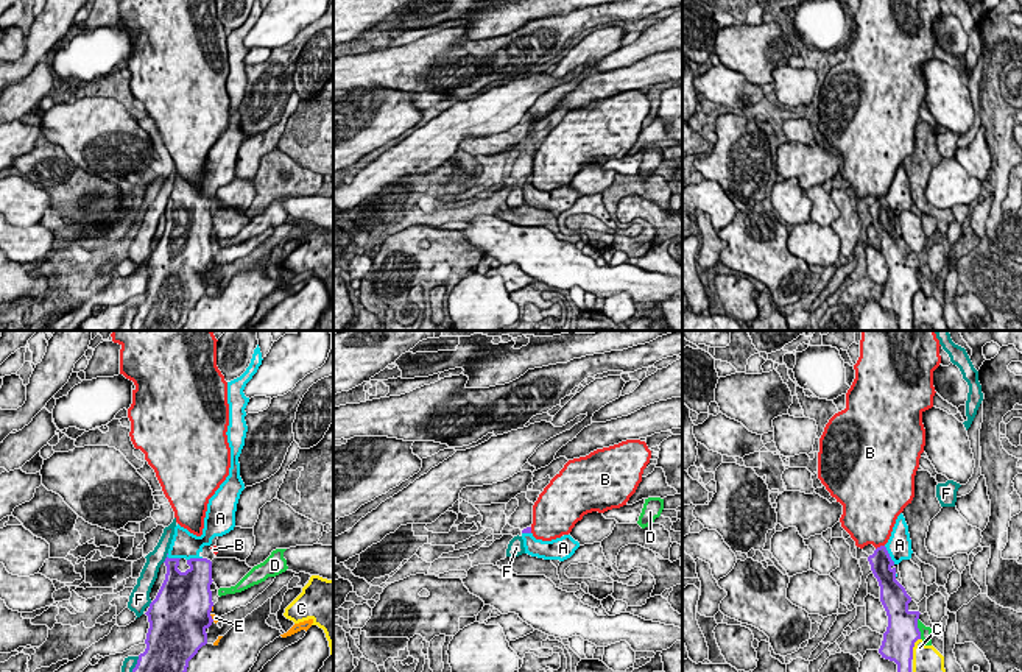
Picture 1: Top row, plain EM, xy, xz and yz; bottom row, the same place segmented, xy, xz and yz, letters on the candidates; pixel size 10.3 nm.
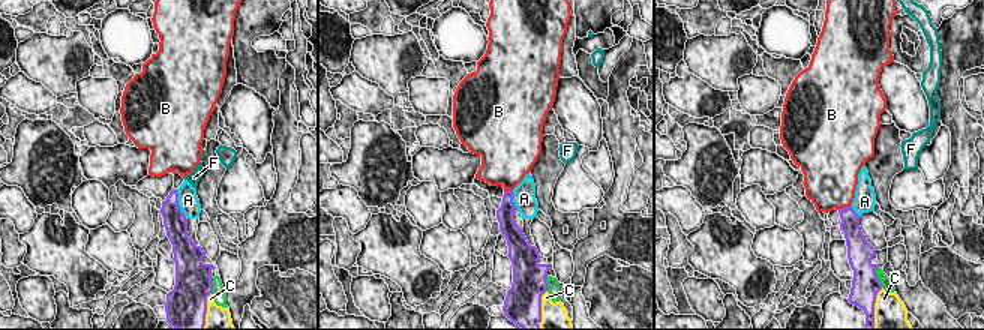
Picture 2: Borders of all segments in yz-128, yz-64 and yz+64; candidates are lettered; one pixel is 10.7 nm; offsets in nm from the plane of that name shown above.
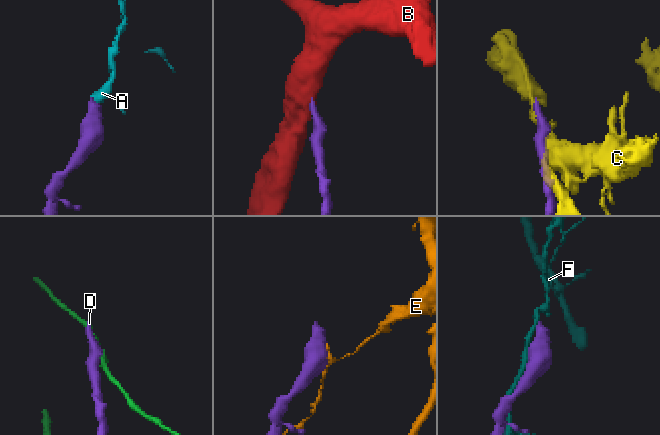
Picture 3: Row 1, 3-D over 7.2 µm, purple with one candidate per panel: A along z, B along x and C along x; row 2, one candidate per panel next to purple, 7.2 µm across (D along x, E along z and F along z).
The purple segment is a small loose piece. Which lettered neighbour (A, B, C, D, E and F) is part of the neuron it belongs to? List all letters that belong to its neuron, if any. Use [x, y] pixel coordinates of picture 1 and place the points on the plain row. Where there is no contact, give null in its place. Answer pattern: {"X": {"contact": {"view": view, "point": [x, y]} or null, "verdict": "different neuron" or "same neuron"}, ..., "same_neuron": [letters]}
{"A": {"contact": {"view": "yz", "point": [888, 206]}, "verdict": "same neuron"}, "B": {"contact": {"view": "yz", "point": [881, 197]}, "verdict": "different neuron"}, "C": {"contact": {"view": "yz", "point": [912, 300]}, "verdict": "different neuron"}, "D": {"contact": {"view": "yz", "point": [918, 279]}, "verdict": "different neuron"}, "E": {"contact": {"view": "xy", "point": [211, 268]}, "verdict": "different neuron"}, "F": {"contact": {"view": "xy", "point": [165, 211]}, "verdict": "different neuron"}, "same_neuron": ["A"]}

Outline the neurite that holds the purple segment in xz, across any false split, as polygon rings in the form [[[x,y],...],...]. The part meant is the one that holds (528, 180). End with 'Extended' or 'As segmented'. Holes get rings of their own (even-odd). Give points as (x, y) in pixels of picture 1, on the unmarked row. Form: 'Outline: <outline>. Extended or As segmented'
Outline: [[[531,178],[522,181],[522,190],[525,204],[544,210],[564,212],[570,209],[580,198],[580,193],[575,192],[570,186],[564,186],[552,192],[536,190],[531,184]]]. Extended

